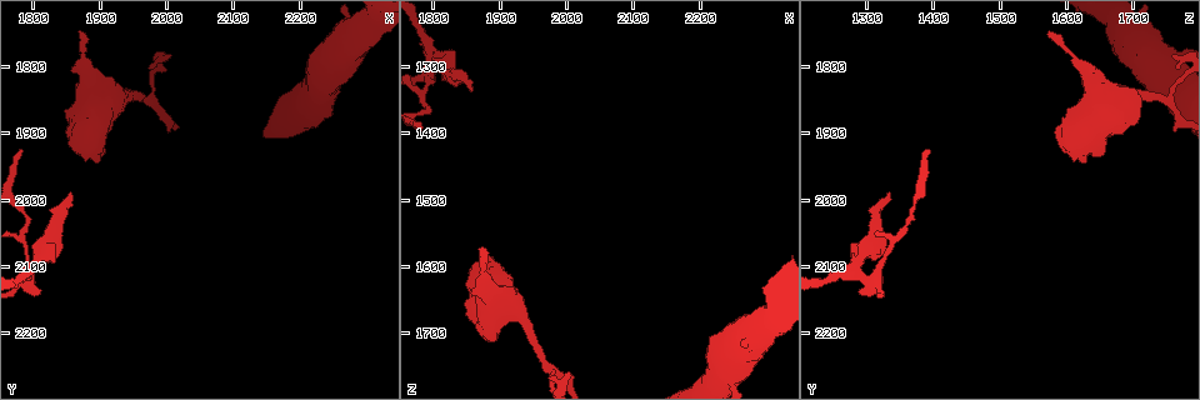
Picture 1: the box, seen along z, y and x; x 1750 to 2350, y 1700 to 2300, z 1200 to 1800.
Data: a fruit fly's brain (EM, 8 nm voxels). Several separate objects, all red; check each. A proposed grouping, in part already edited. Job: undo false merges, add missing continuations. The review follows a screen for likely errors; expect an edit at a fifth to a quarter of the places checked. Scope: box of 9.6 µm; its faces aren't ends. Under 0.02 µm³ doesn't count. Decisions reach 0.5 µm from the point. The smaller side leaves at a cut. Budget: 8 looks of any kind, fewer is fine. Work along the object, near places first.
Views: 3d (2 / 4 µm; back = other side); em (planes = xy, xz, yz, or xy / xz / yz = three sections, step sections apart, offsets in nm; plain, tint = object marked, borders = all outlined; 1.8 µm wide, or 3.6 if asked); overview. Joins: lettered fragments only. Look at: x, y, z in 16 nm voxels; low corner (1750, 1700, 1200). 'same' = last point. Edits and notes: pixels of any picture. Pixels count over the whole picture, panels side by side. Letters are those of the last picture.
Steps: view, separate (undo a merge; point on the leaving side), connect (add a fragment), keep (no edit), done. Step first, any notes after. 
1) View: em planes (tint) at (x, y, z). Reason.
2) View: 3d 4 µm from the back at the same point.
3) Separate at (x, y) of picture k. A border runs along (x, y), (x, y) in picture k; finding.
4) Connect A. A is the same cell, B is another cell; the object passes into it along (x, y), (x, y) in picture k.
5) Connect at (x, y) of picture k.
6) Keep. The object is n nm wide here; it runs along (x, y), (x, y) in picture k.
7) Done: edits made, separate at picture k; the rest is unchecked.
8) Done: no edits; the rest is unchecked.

View: 3d 2 µm at (1800, 2100, 1280).

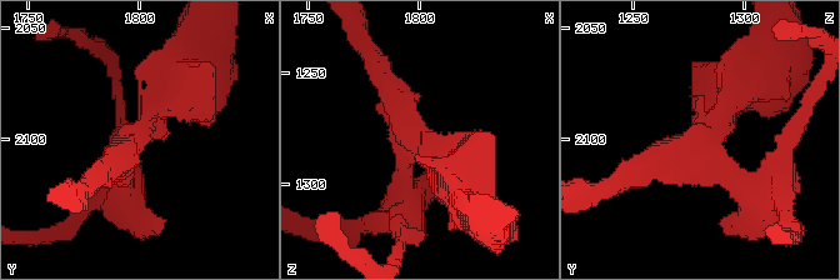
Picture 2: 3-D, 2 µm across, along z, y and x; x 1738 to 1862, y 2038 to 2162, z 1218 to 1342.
View: em planes (plain) at (1800, 2100, 1282). 3 arms meet here; the arms are 190, 240, 380 nm wide; need the tissue.

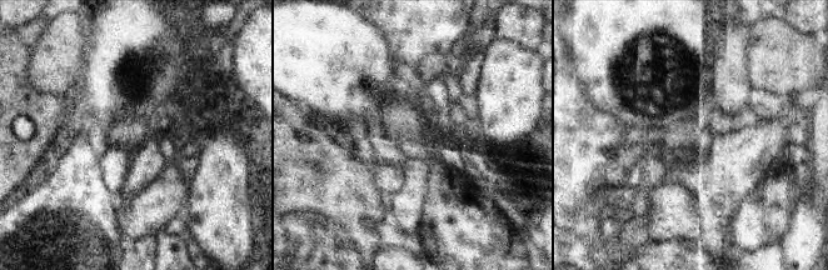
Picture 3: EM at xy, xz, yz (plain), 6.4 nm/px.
View: em planes (borders) at the same point.

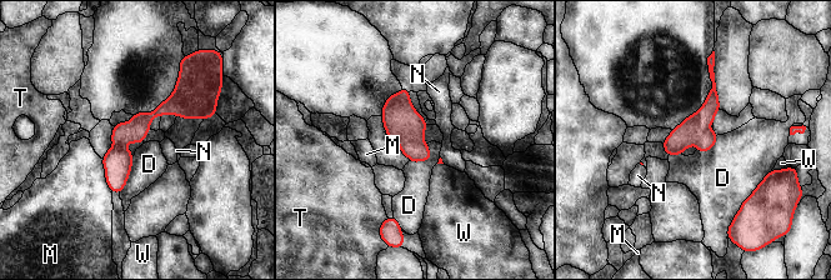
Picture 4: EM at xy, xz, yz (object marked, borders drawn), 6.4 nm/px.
Separate at (415, 153) of picture 4. The longest contact is with D, 400 nm; D, M, N, T and W are other cells; a border runs along (413, 141), (403, 144) in picture 4; a second neuron is stuck on.

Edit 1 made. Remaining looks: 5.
View: overview. See it whole again.

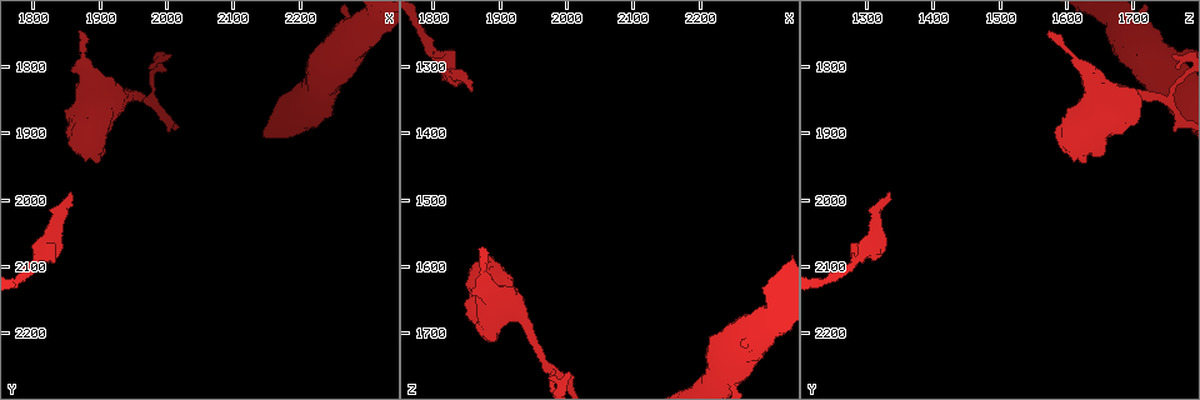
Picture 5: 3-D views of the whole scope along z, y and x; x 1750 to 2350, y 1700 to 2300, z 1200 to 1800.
View: 3d 4 µm at (1855, 1990, 1335). An open end.

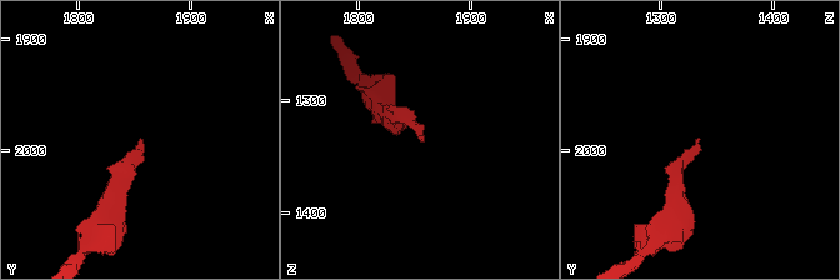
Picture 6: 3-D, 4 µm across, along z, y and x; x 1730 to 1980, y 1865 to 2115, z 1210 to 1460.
View: em planes (borders) at (1856, 1988, 1332).

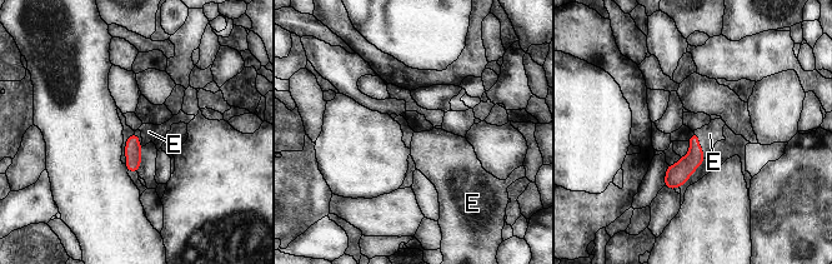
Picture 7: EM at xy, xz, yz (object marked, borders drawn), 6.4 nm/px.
Connect E. E is the same cell; the object passes into it along (676, 175), (700, 145), (710, 134) in picture 7; the neuron continues.

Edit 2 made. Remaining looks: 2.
View: overview.

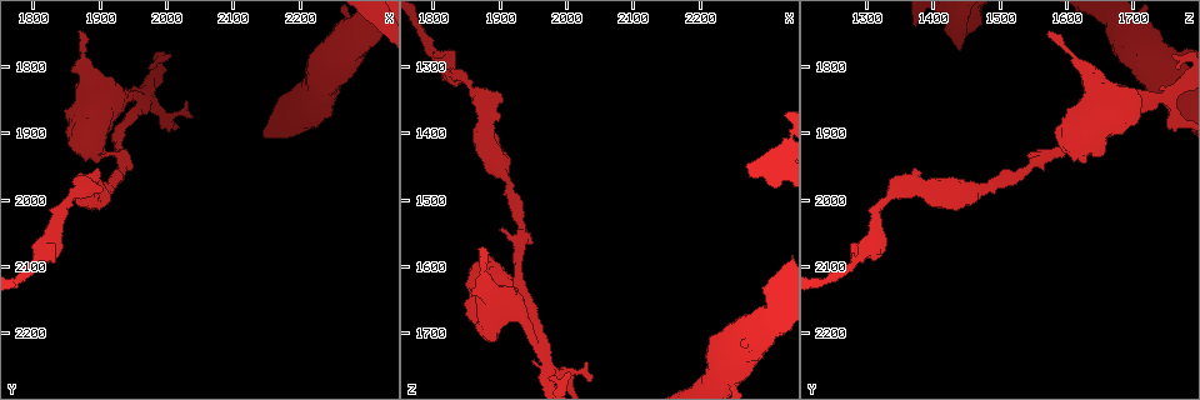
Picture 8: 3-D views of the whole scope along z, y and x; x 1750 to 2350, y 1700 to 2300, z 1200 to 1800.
View: em planes (borders) at (1905, 1935, 1545). Free end.

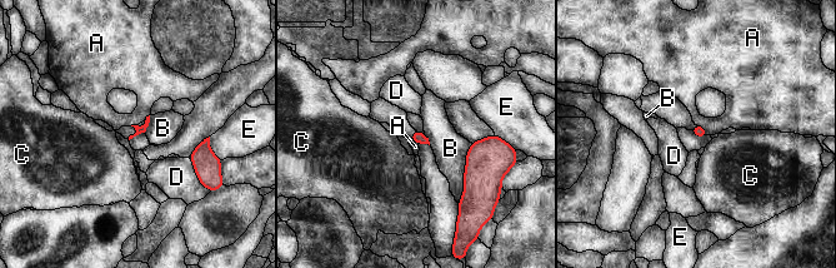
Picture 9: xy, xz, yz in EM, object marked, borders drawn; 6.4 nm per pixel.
Keep. A, B, C, D and E are other cells; a border runs along (696, 124), (700, 124), (707, 134) in picture 9; none of them fits.

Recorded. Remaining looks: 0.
Done: edits made, separate at picture 4, connect at picture 7; the rest is unchecked.

